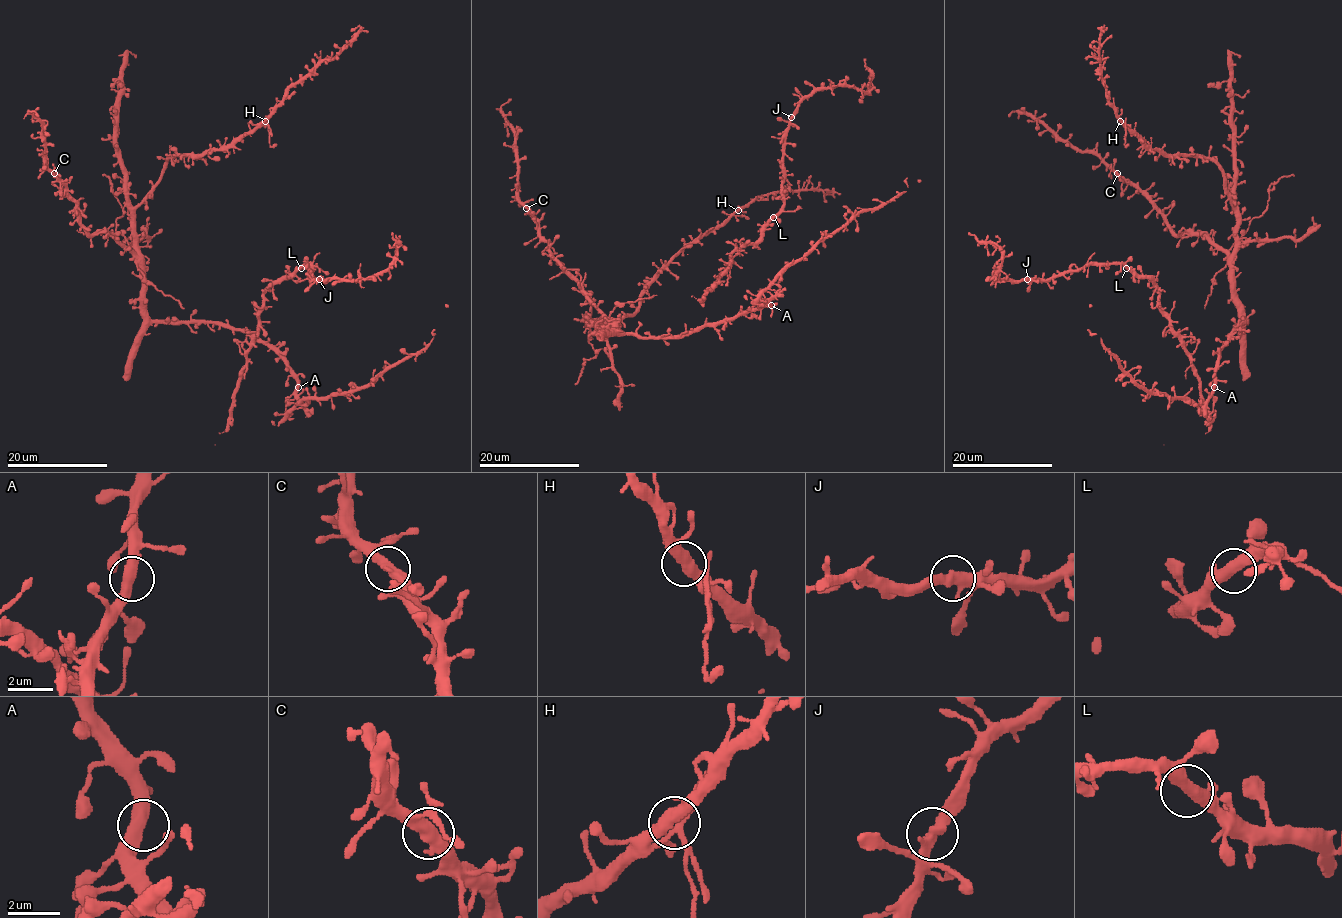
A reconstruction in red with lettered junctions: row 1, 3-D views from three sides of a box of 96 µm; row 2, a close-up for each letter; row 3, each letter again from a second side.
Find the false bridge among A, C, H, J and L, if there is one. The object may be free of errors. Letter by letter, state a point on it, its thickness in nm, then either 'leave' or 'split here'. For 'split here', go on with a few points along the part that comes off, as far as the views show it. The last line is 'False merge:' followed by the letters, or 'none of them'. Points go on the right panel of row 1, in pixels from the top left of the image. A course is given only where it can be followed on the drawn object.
A: at (1214, 387); 480 nm thick; leave
C: at (1117, 173); 460 nm thick; leave
H: at (1120, 121); 440 nm thick; leave
J: at (1027, 279); 460 nm thick; leave
L: at (1126, 268); 440 nm thick; leave
False merge: none of them

